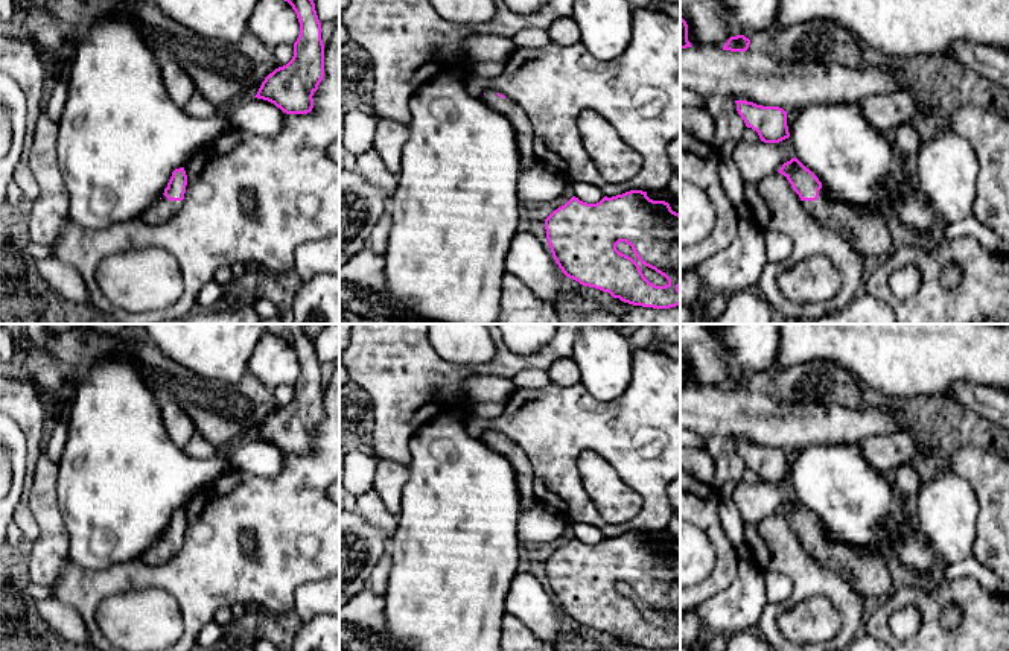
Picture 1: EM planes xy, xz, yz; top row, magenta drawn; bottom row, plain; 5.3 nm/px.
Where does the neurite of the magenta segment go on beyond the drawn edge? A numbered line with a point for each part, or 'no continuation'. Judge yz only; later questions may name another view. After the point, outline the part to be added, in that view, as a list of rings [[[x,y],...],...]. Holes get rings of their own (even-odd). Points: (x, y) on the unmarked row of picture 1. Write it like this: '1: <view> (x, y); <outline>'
1: yz (866, 571); [[[823,529],[816,541],[802,541],[802,546],[822,566],[845,578],[863,599],[883,601],[893,595],[887,558],[878,551],[828,540]]]

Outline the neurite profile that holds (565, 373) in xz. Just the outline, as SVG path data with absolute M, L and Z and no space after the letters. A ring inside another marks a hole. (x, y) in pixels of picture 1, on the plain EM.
M562 359L554 362L548 370L548 376L552 383L560 386L574 386L580 383L580 371L574 359Z

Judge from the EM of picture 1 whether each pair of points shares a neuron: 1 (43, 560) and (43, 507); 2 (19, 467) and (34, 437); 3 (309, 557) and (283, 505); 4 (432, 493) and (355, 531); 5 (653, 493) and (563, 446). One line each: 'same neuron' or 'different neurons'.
1: same neuron
2: different neurons
3: same neuron
4: different neurons
5: same neuron

